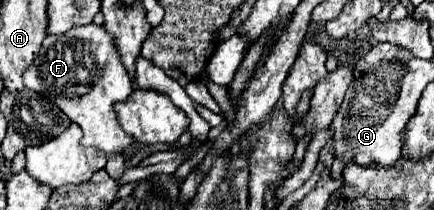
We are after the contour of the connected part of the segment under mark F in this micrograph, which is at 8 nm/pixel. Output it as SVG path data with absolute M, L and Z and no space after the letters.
M94 23L74 27L62 35L48 35L40 55L24 73L24 85L38 95L54 101L84 131L82 145L90 145L112 159L116 155L134 155L134 139L126 135L114 113L114 105L130 97L132 81L122 67L114 39Z

